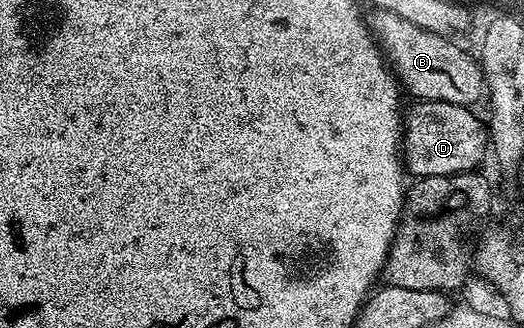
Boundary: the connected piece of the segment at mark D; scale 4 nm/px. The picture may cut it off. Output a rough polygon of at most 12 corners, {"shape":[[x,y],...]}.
{"shape":[[416,100],[401,156],[418,179],[478,170],[476,110]]}

